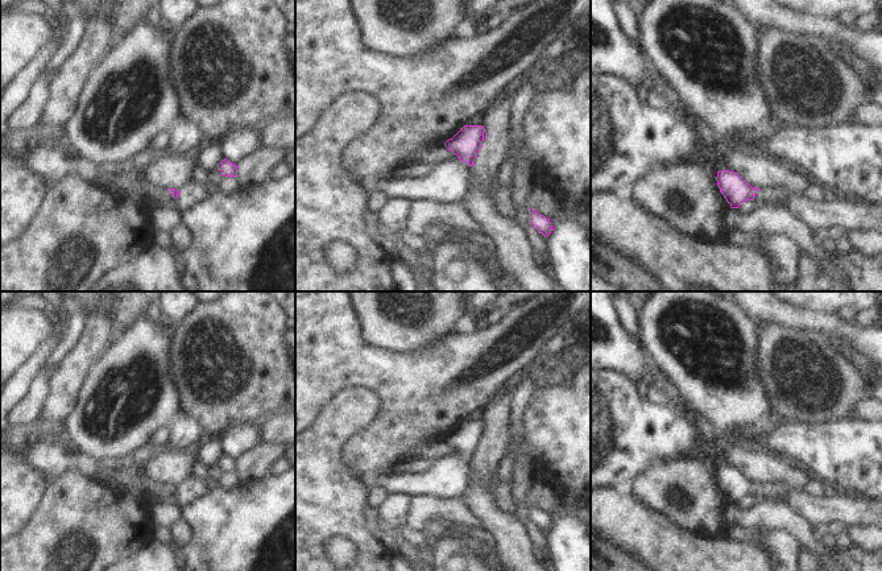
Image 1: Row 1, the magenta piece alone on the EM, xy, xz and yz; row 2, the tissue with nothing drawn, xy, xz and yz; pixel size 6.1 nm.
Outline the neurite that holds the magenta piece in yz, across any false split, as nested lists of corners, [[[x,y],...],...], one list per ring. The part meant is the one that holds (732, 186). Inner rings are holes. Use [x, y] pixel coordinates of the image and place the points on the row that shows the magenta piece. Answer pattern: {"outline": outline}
{"outline": [[[729,170],[717,171],[717,186],[732,208],[738,208],[745,200],[755,200],[757,207],[778,206],[790,210],[791,200],[796,196],[786,186],[757,189],[746,183],[737,173]]]}

